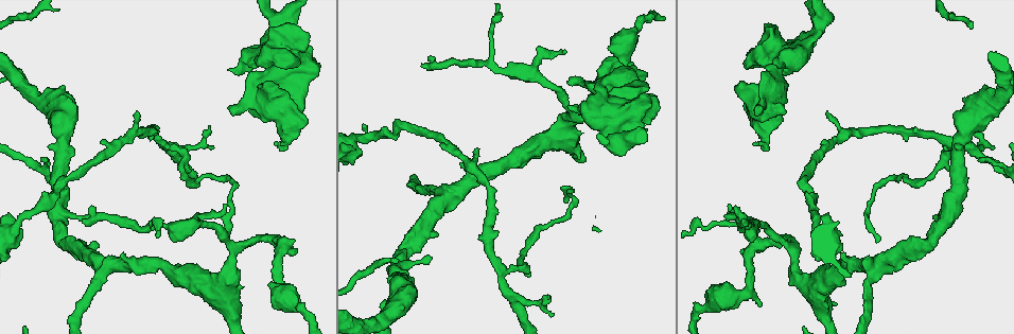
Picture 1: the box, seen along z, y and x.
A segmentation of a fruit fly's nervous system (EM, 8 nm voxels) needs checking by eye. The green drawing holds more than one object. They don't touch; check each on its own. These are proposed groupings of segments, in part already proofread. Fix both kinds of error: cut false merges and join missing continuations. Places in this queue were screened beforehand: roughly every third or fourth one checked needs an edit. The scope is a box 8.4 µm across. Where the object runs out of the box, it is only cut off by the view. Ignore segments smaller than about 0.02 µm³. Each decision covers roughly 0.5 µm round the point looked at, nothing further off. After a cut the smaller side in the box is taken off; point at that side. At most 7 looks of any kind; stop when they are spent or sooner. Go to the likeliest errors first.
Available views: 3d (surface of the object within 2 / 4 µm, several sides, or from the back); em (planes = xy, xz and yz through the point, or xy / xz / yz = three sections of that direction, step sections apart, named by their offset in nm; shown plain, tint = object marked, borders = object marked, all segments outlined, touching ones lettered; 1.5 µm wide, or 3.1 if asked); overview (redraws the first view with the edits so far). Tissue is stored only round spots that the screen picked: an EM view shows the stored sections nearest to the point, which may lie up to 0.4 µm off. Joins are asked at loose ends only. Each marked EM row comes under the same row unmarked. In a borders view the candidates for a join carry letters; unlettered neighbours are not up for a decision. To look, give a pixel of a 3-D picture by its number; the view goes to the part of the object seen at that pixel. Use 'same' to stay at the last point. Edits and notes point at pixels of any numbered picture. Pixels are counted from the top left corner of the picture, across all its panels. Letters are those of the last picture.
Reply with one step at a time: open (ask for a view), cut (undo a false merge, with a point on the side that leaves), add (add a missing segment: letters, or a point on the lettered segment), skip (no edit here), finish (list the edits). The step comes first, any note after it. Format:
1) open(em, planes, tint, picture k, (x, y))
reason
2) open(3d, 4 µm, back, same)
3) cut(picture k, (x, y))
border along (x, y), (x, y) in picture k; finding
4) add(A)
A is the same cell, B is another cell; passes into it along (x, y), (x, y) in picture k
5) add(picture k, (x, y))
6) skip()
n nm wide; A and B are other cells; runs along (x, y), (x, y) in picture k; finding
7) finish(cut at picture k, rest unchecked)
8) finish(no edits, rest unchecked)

open(em, xy, step 4, tint, picture 1, (877, 241))
free end

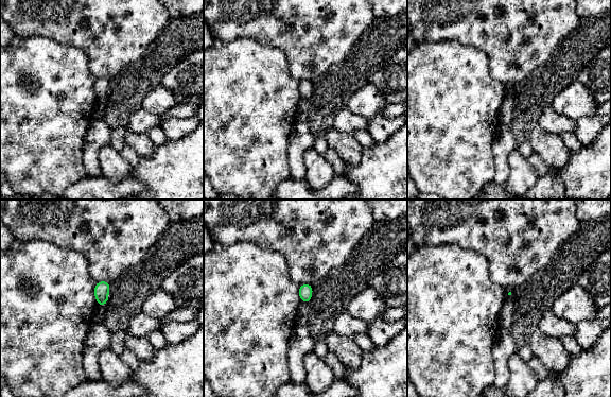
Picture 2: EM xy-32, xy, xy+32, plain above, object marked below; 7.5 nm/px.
open(em, xz, step 8, borders, same)

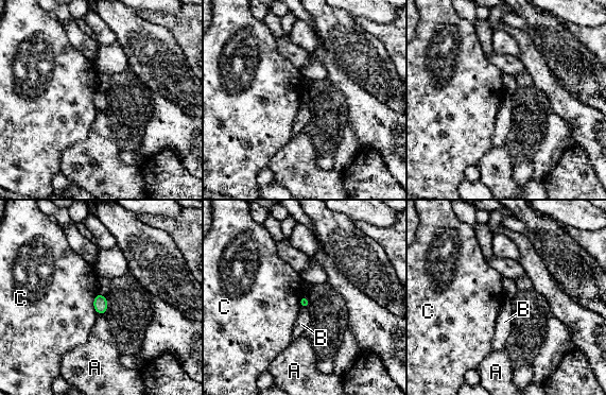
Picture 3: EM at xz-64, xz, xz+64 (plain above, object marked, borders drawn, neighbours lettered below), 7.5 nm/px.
skip()
70 nm wide; A, B and C are other cells; border along (300, 306), (307, 309) in picture 3; none of them fits

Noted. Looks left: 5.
open(em, planes, borders, picture 1, (761, 305))
an open end

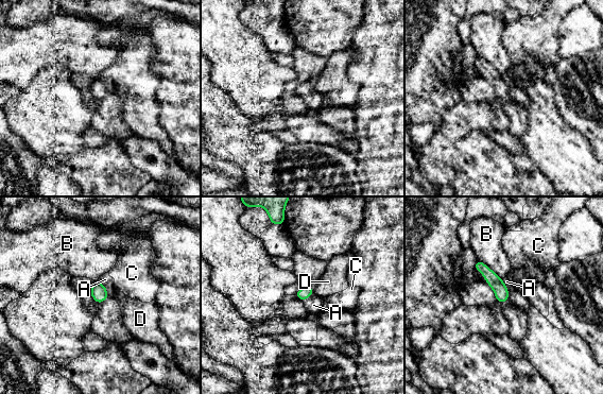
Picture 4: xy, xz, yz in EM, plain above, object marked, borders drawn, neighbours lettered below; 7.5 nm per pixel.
add(A)
A is the same cell, B, C and D are other cells; passes into it along (99, 293), (105, 289), (105, 279) in picture 4; it goes on there

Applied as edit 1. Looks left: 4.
open(overview)
redraw

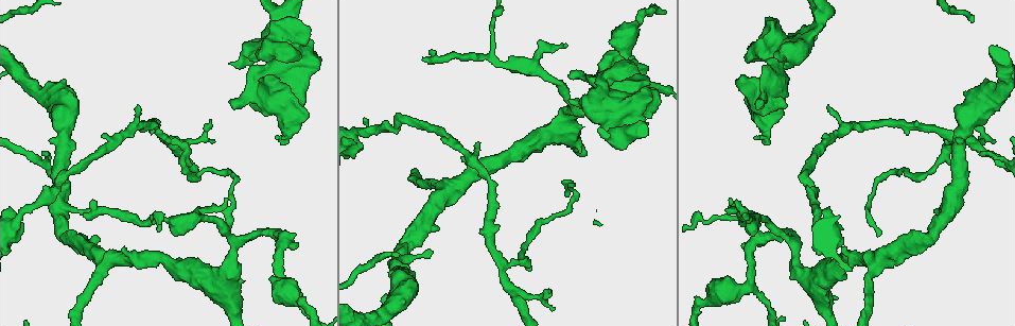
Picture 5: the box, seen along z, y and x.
open(3d, 4 µm, picture 5, (632, 110))
abrupt turn

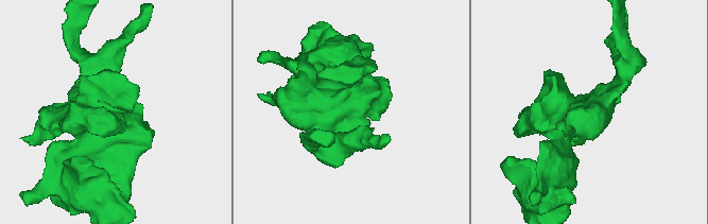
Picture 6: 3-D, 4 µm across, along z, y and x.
open(em, yz, step 8, tint, picture 6, (350, 113))

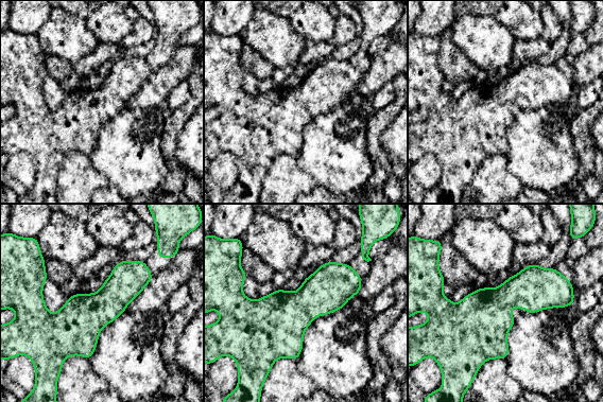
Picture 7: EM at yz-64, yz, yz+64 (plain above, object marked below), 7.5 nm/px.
open(em, yz, step 8, borders, same)
see the neighbours

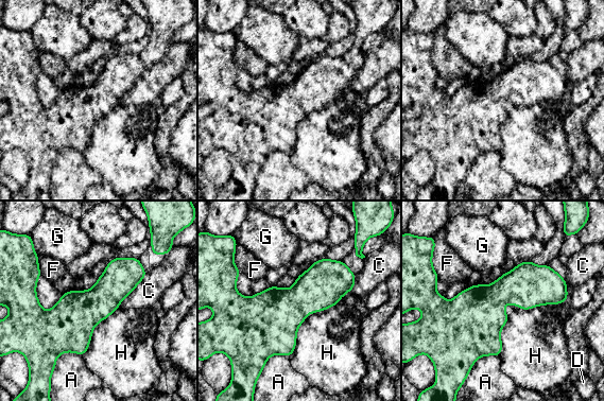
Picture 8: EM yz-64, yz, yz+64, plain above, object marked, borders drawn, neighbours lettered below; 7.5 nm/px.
skip()
280 nm wide; A, C, D, F, G and H are other cells; border along (118, 308), (95, 327), (82, 355) in picture 8; one neuron here

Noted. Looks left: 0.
finish(add at picture 4, rest unchecked)

